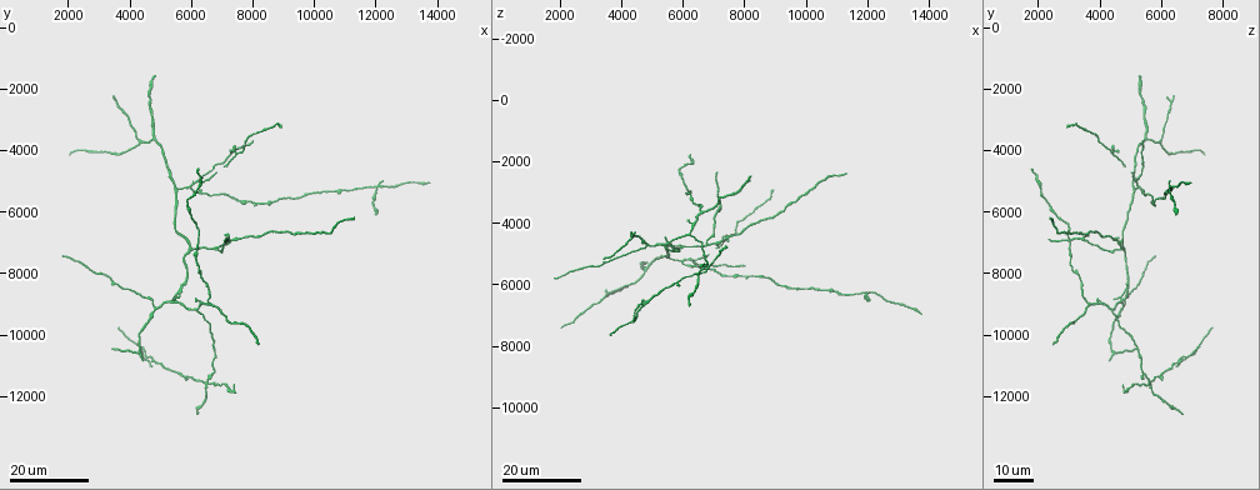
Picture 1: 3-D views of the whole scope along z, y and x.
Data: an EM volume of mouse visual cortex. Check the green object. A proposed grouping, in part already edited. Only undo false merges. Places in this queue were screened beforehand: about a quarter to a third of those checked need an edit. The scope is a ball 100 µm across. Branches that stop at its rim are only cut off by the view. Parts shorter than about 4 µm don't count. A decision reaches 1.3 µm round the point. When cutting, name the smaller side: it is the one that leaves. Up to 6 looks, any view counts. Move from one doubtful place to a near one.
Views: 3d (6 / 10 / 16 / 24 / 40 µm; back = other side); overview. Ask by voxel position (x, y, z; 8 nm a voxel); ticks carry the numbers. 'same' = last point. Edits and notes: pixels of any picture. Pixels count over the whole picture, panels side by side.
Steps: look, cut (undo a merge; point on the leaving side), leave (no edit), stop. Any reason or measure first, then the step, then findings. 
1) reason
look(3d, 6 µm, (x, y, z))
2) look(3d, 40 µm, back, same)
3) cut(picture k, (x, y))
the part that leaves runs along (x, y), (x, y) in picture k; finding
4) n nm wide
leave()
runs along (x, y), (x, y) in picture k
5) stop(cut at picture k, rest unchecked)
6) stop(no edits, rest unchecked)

arms part here
look(3d, 16 µm, (6500, 9100, 3600))

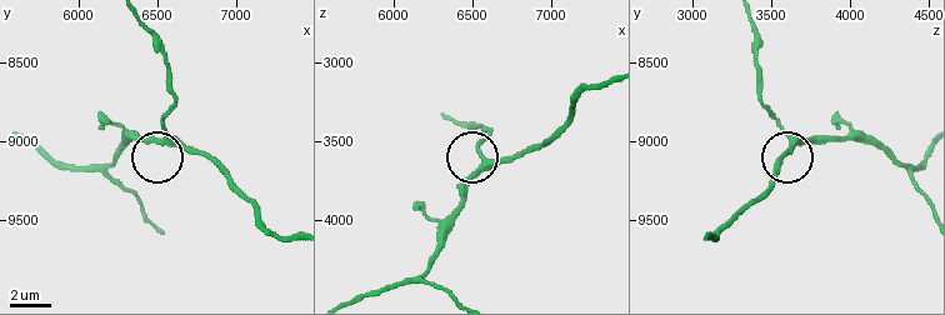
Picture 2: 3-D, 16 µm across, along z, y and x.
look(3d, 6 µm, (6600, 9000, 3660))

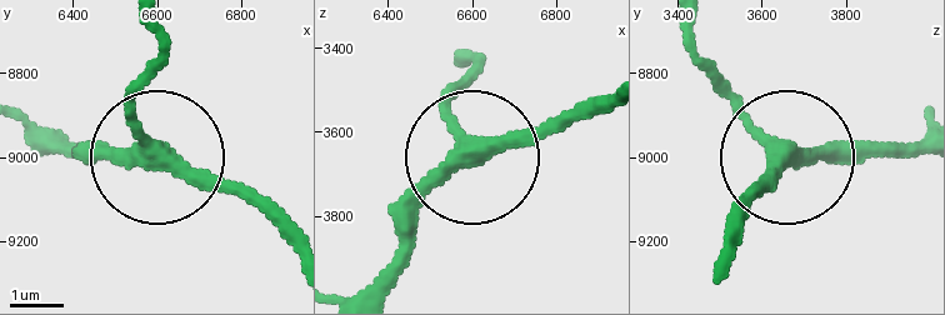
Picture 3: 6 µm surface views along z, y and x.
310 nm wide
leave()
runs along (371, 289), (411, 208), (451, 168), (609, 114) in picture 3; all the same neuron

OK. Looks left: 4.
branch point
look(3d, 16 µm, (6200, 9200, 4400))

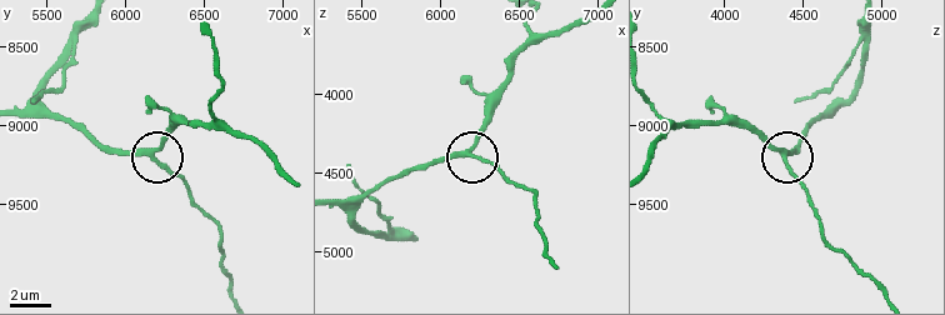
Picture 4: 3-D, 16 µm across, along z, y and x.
look(3d, 10 µm, (6180, 9200, 4360))

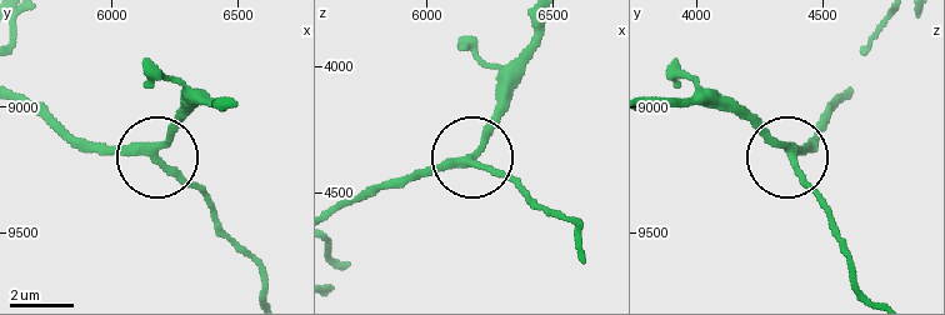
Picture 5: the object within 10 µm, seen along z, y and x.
closer look
look(3d, 6 µm, (6180, 9200, 4380))

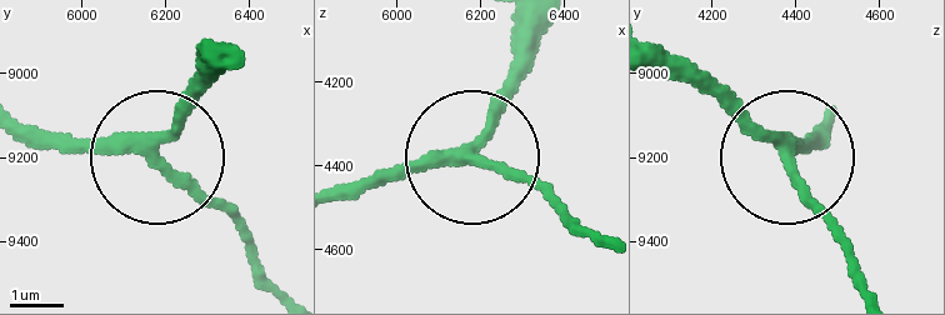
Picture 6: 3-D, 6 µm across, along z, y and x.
220 nm wide
leave()
runs along (346, 193), (463, 156), (530, 71) in picture 6; all the same neuron

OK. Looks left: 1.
stop(no edits, rest unchecked)

